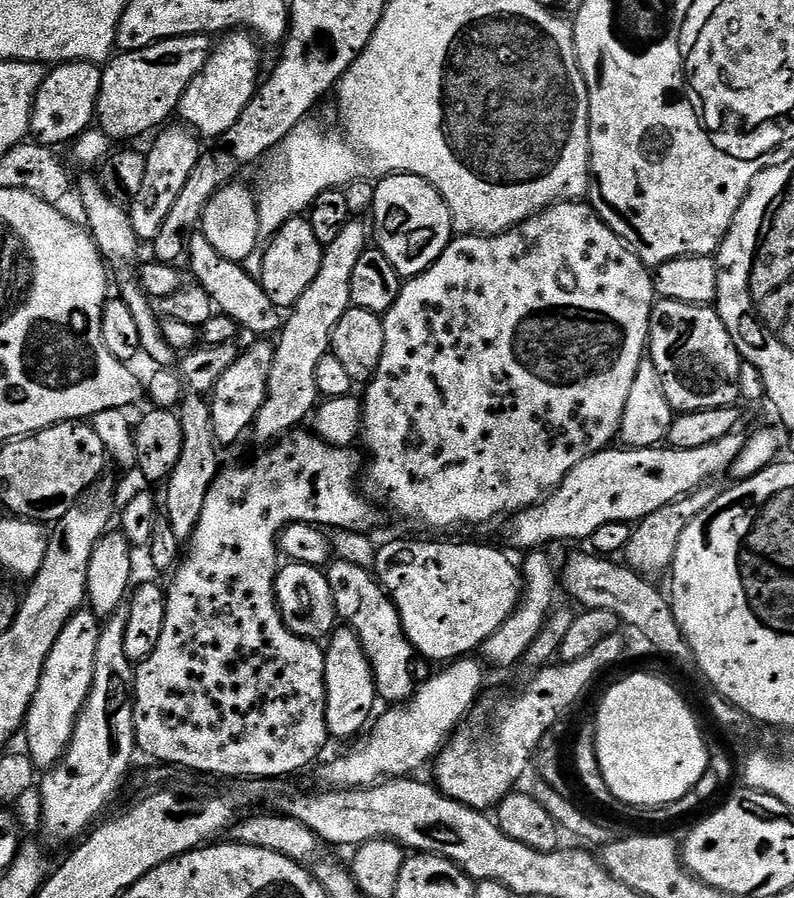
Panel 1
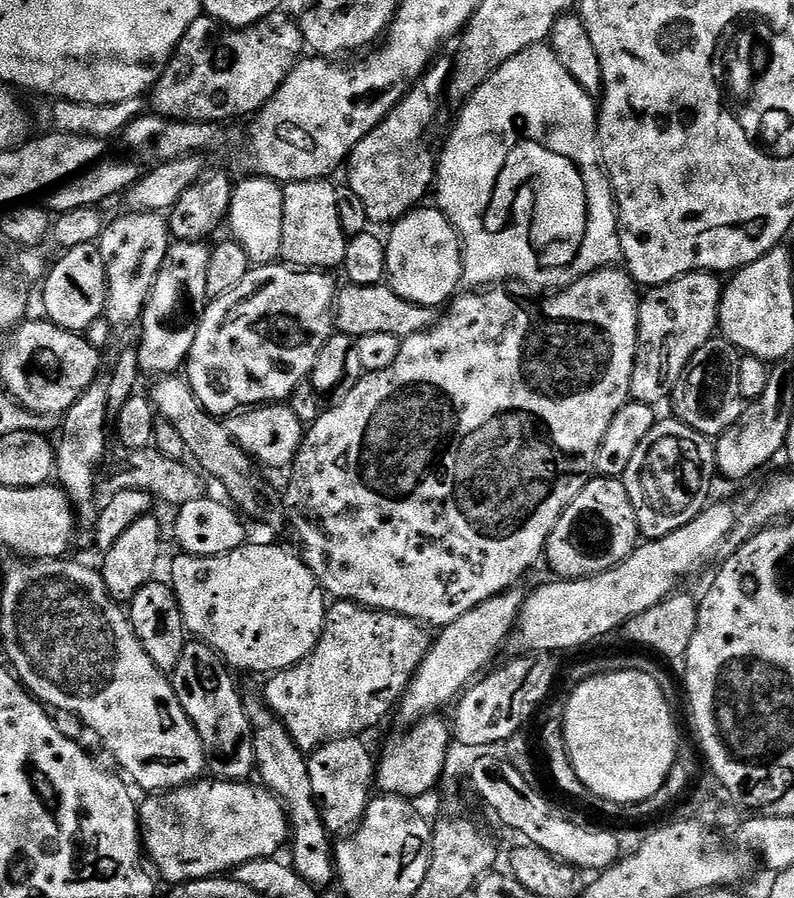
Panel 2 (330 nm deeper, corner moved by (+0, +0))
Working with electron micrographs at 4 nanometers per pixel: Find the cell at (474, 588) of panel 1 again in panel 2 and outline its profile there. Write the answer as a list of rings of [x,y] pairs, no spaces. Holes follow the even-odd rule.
[[[353,600],[335,601],[324,613],[324,629],[314,650],[293,668],[275,673],[269,679],[272,681],[264,688],[264,702],[284,723],[305,754],[315,752],[331,740],[360,736],[367,728],[374,727],[391,708],[393,711],[399,705],[418,666],[432,647],[433,637],[428,636],[428,632],[425,625],[405,616],[364,608]]]

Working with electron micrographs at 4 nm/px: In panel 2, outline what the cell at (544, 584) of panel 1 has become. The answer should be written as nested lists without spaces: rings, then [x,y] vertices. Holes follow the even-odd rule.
[[[596,474],[558,518],[548,539],[546,564],[548,560],[561,580],[590,578],[622,563],[638,547],[640,539],[640,527],[623,479]],[[596,548],[604,548],[604,553]]]

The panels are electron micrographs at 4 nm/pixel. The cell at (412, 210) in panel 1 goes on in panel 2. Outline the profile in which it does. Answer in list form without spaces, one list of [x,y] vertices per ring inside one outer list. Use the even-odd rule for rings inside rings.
[[[435,206],[424,207],[413,208],[401,220],[395,221],[391,225],[392,233],[386,236],[388,246],[386,250],[386,266],[388,267],[386,284],[402,298],[420,304],[422,307],[436,310],[440,308],[439,304],[447,305],[457,295],[456,287],[461,287],[464,274],[464,253],[460,236],[456,233],[455,226],[448,221],[448,217]]]

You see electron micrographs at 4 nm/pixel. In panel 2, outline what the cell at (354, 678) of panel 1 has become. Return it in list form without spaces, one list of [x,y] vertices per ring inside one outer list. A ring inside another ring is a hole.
[[[360,736],[331,740],[308,756],[310,786],[314,786],[320,817],[323,818],[329,833],[351,833],[359,828],[368,809],[368,801],[374,792],[378,764],[374,759],[374,752],[372,756],[371,750],[362,741]]]

